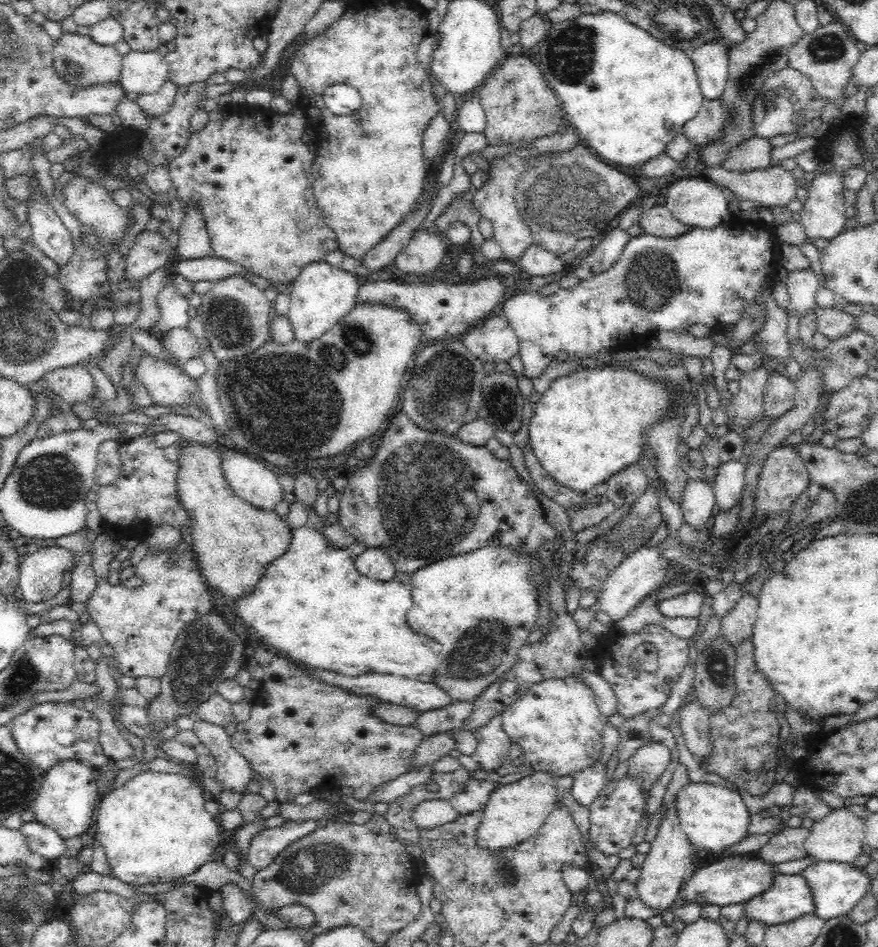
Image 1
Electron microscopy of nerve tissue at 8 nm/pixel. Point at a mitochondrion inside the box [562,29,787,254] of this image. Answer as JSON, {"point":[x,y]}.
{"point":[745,83]}

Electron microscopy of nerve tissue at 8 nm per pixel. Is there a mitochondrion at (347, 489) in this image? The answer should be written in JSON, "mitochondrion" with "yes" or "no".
{"mitochondrion":"no"}

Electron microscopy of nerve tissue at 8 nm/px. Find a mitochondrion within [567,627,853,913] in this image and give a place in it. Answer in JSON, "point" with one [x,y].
{"point":[717,667]}

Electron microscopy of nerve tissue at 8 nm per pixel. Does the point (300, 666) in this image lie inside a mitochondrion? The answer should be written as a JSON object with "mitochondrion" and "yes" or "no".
{"mitochondrion":"no"}

